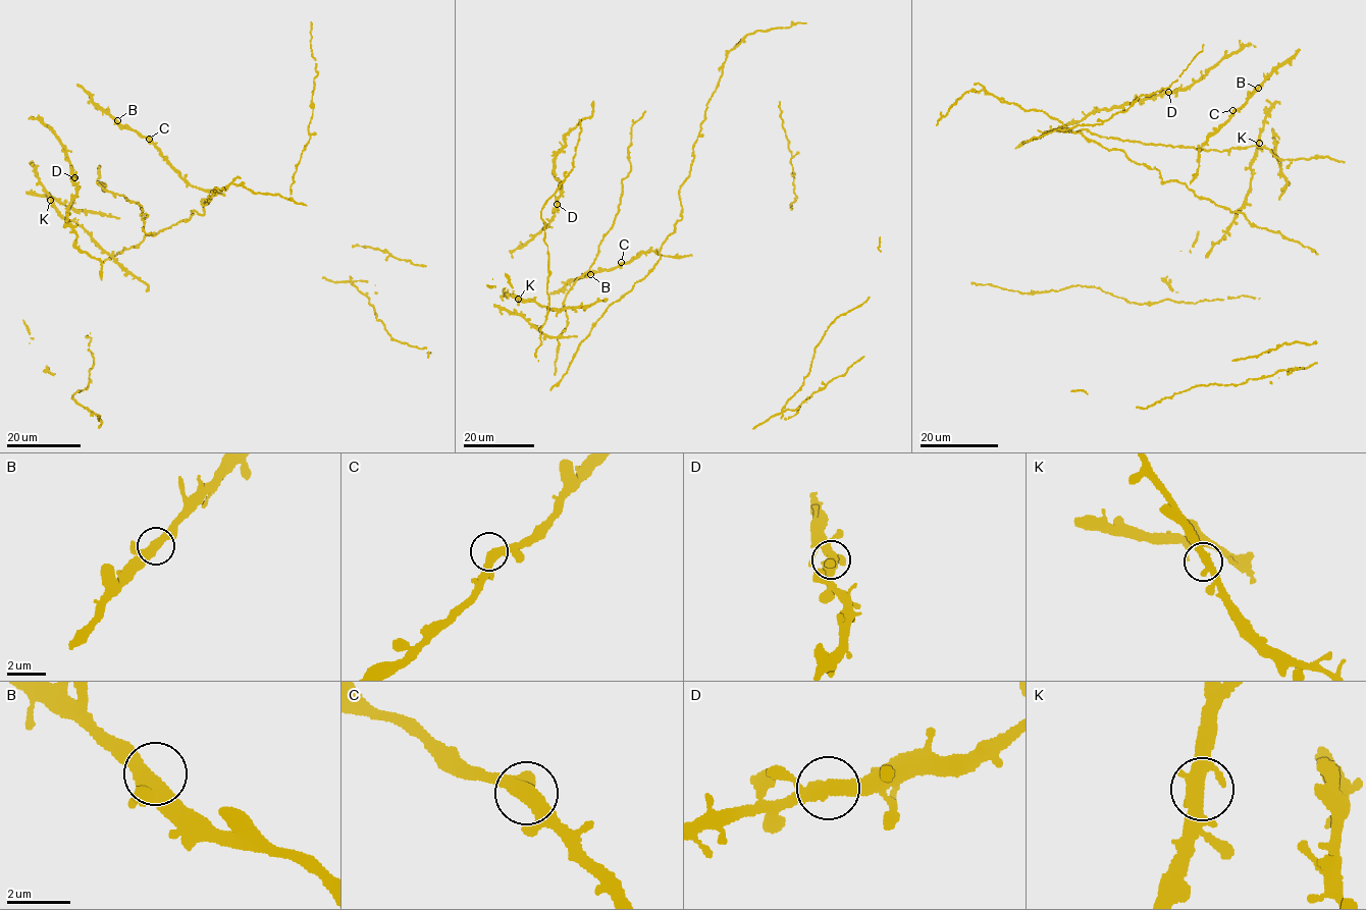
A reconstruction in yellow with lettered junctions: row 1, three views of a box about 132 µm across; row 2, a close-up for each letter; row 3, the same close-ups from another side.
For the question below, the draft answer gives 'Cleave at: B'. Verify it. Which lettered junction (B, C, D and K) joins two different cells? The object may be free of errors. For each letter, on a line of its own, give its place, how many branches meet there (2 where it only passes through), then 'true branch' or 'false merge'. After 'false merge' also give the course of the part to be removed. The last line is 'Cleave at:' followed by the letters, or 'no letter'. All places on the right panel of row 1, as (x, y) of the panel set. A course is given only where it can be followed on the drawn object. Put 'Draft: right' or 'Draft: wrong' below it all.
B: at (1258, 88); 3 branches meet; true branch
C: at (1232, 110); 3 branches meet; true branch
D: at (1168, 92); 3 branches meet; true branch
K: at (1259, 143); 3 branches meet; true branch
Cleave at: no letter
Draft: wrong

